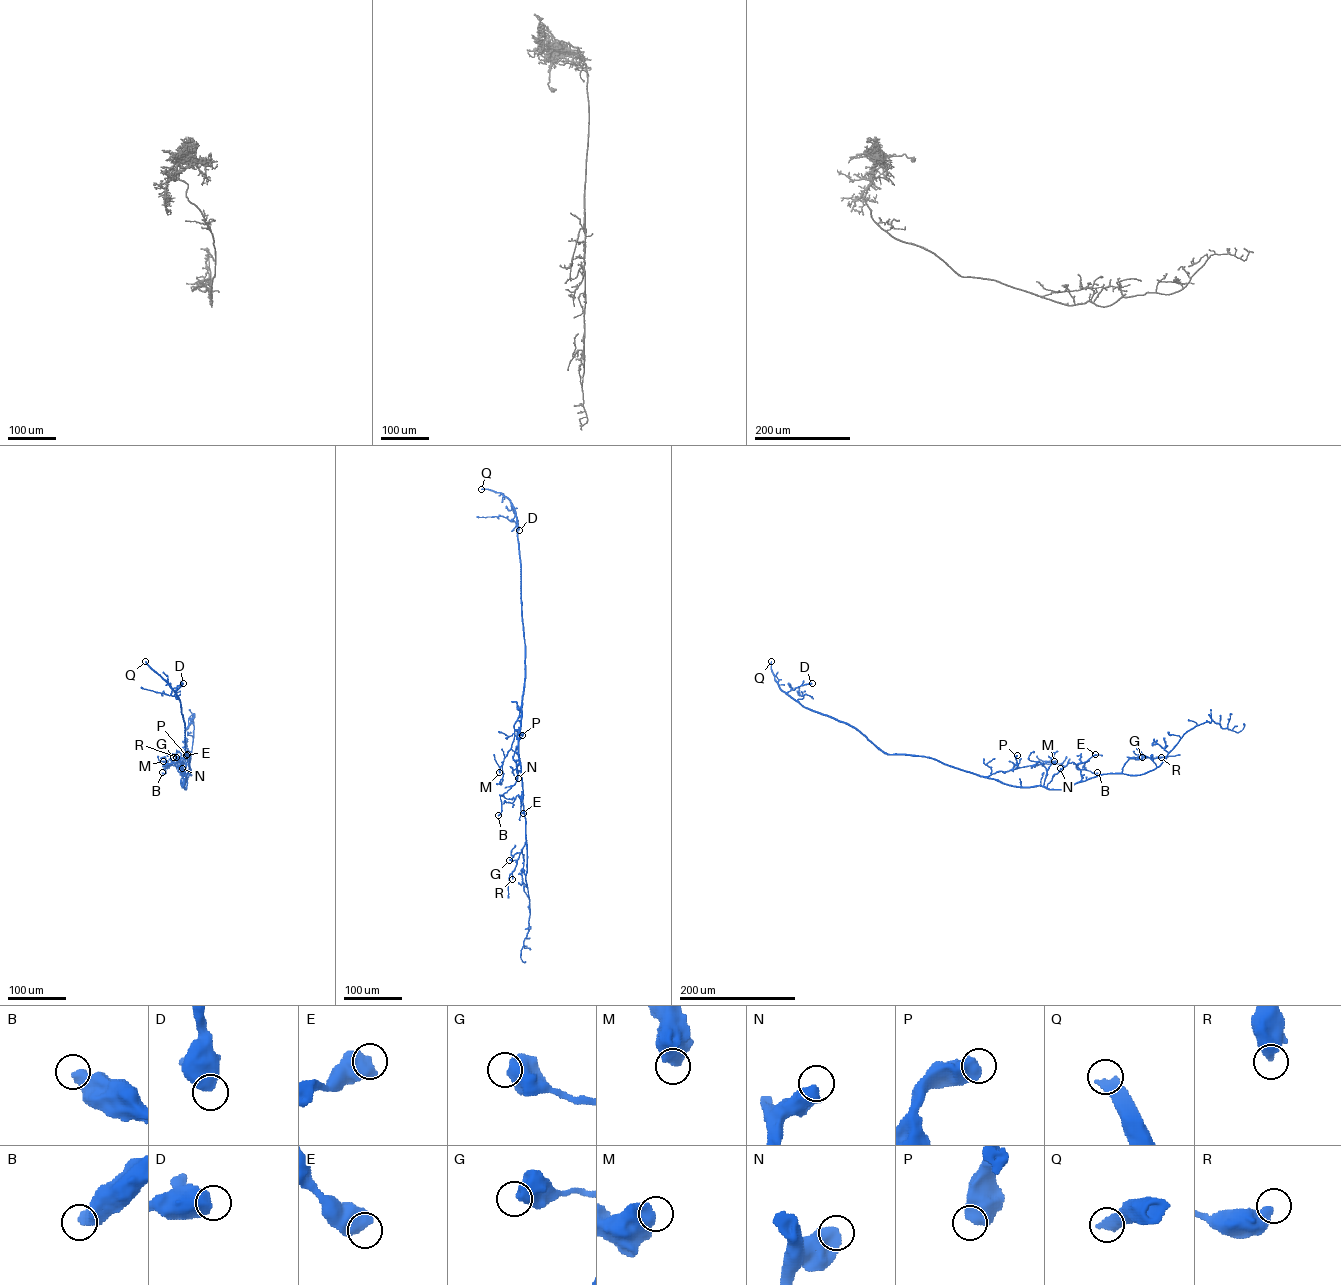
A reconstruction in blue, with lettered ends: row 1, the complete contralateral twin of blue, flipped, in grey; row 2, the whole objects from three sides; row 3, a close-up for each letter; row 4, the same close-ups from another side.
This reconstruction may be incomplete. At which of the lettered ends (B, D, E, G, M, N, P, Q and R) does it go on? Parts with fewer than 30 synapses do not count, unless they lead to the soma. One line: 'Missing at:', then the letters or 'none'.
Missing at: Q

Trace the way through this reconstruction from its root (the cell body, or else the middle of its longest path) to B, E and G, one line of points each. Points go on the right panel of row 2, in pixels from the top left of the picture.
B: (1000, 782), (1046, 787), (1055, 774), (1072, 762), (1078, 769), (1097, 772)
E: (1000, 782), (1063, 789), (1081, 780), (1077, 764), (1095, 754)
G: (1000, 782), (1063, 789), (1100, 775), (1121, 773), (1129, 759), (1142, 757)

